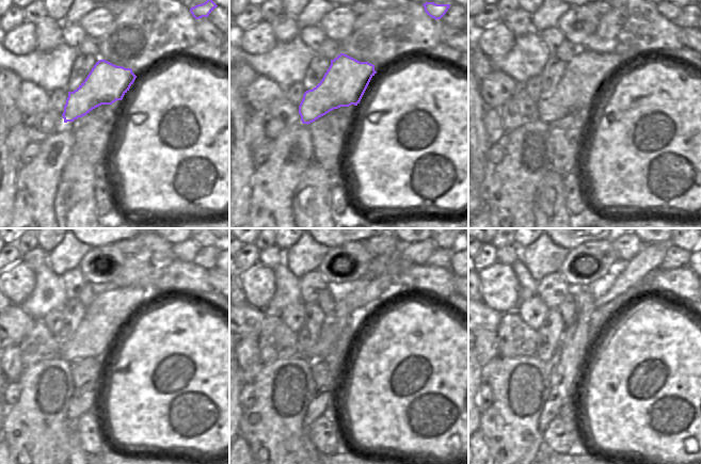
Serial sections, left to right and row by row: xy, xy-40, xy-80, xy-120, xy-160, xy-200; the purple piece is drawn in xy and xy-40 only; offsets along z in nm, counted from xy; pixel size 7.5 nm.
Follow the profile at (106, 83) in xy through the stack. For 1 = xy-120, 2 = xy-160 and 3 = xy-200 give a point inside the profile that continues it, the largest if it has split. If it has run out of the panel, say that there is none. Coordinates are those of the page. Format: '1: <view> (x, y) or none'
1: xy-120 (104, 319)
2: xy-160 (364, 301)
3: xy-200 (648, 260)

